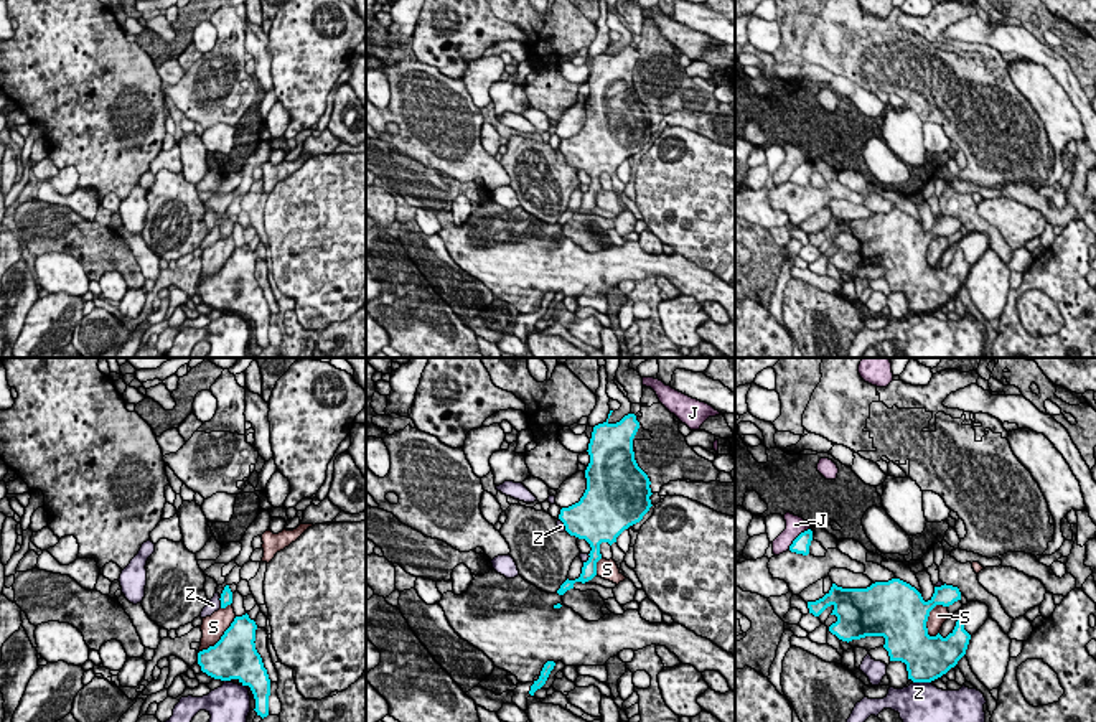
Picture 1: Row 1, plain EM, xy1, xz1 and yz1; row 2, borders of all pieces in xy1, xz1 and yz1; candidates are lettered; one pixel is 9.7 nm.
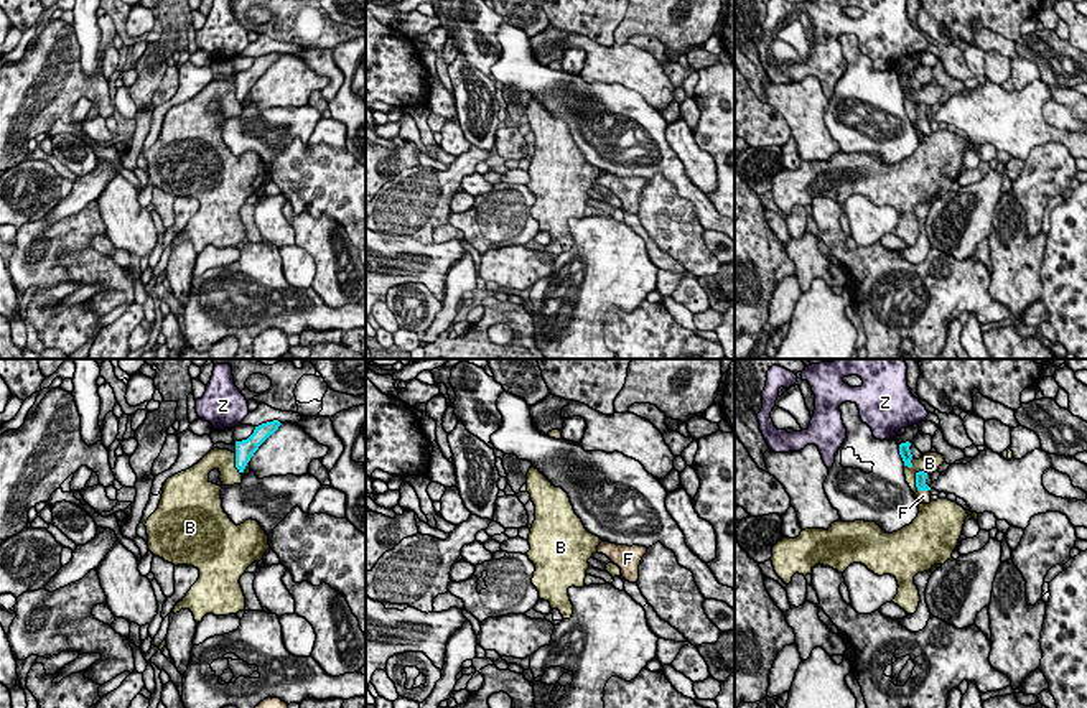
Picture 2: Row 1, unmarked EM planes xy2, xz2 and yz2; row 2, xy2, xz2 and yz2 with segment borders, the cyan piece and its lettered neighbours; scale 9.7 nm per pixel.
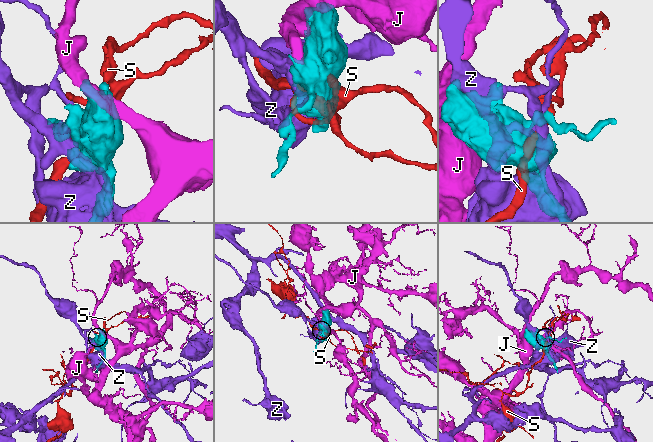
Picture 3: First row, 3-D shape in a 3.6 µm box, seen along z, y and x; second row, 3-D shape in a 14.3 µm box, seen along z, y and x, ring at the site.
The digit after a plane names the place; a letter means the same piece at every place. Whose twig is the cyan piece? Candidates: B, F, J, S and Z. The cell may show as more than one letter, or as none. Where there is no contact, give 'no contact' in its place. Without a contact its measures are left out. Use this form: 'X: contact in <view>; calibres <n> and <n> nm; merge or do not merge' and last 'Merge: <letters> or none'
B: contact in yz2; calibres 120 and 200 nm; do not merge
F: contact in yz2; calibres 120 and 130 nm; merge
J: contact in yz1; calibres 160 and 190 nm; do not merge
S: contact in yz1; calibres 480 and 180 nm; do not merge
Z: contact in yz1; calibres 440 and 480 nm; do not merge
Merge: F

